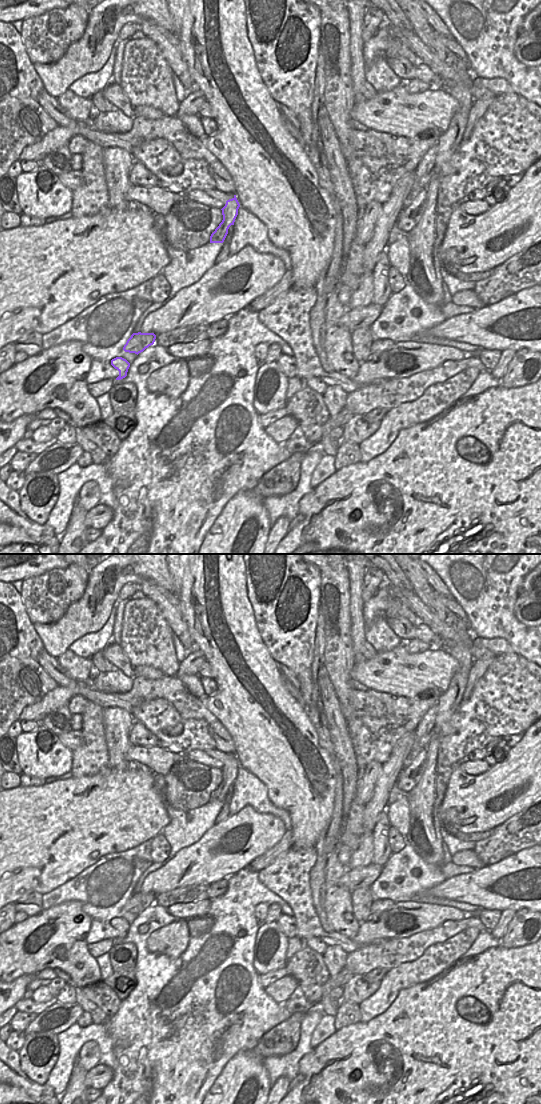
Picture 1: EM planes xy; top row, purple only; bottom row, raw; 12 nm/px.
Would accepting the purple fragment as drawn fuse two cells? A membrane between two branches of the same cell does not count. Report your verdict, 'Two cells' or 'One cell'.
Two cells.

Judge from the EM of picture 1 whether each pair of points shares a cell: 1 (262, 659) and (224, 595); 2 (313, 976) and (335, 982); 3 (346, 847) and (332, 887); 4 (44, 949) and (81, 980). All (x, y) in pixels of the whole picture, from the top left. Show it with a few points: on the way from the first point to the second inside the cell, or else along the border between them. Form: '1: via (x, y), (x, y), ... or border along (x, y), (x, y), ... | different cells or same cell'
1: via (246, 644), (231, 629), (225, 611) | same cell
2: border along (330, 977), (322, 985) | different cells
3: border along (339, 839), (338, 860), (345, 867) | different cells
4: via (54, 949), (75, 970) | same cell

